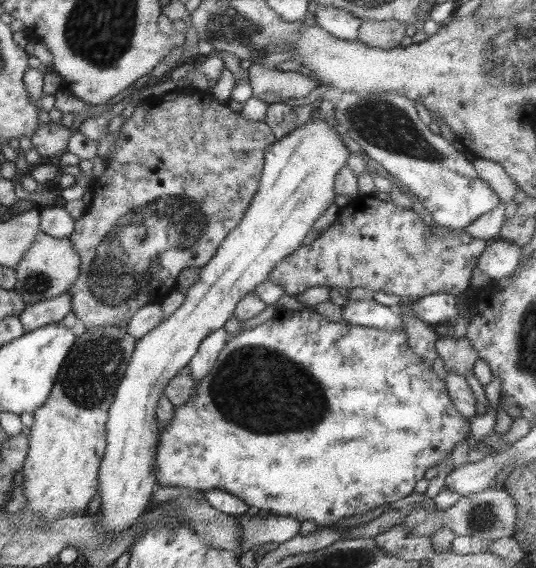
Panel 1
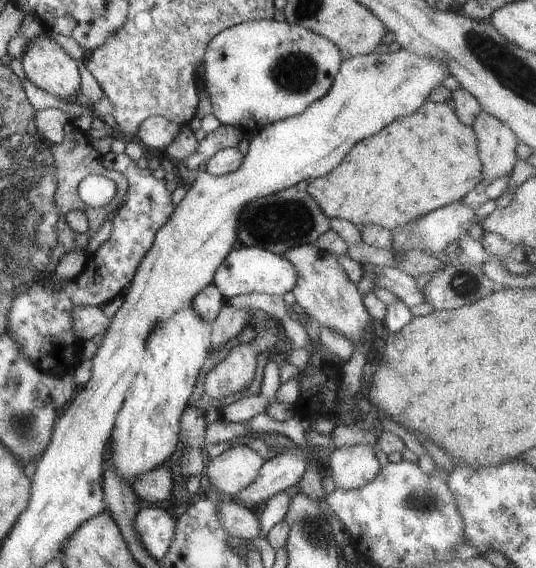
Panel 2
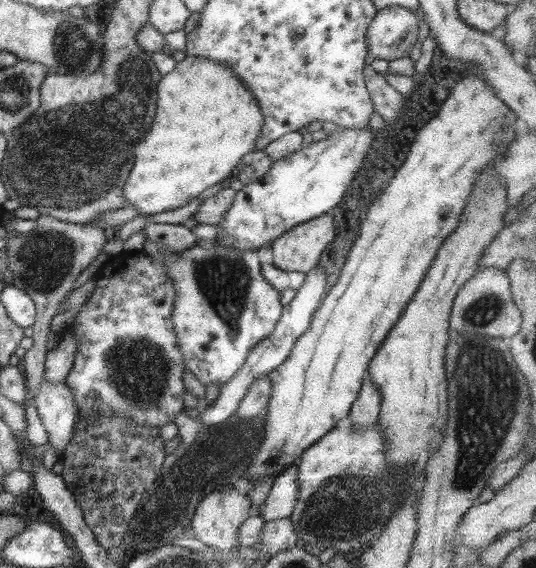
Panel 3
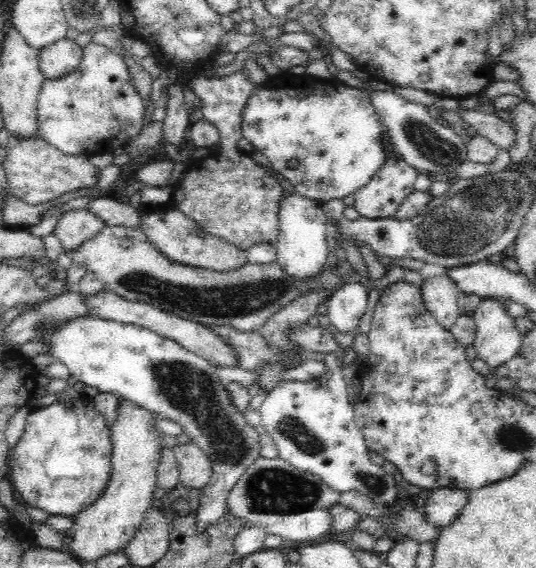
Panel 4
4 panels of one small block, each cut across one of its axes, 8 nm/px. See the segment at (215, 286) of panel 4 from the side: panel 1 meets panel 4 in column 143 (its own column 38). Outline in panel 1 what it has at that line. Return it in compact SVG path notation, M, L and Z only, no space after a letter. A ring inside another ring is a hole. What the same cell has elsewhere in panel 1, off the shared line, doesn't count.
M43 232L35 234L30 248L27 248L25 254L19 263L14 267L16 282L12 292L15 292L24 305L33 305L37 302L50 300L59 296L72 286L78 276L80 259L77 252L72 248L68 238L60 240L48 236Z

